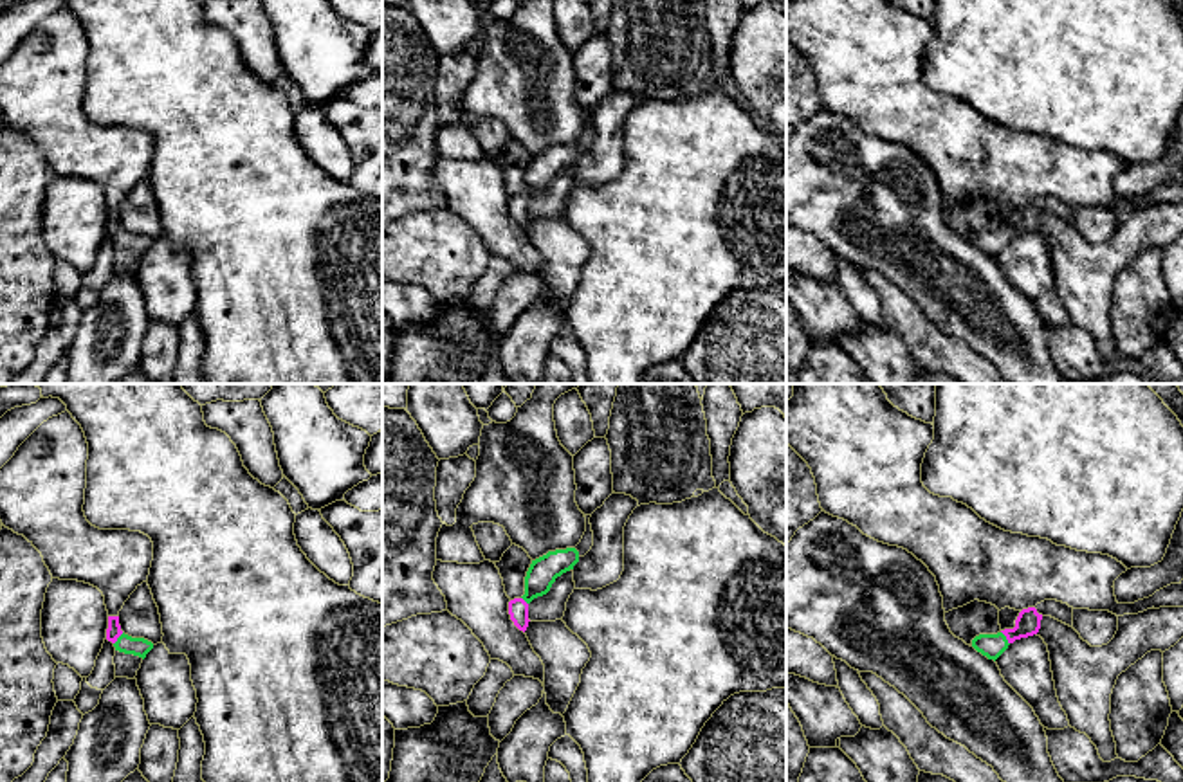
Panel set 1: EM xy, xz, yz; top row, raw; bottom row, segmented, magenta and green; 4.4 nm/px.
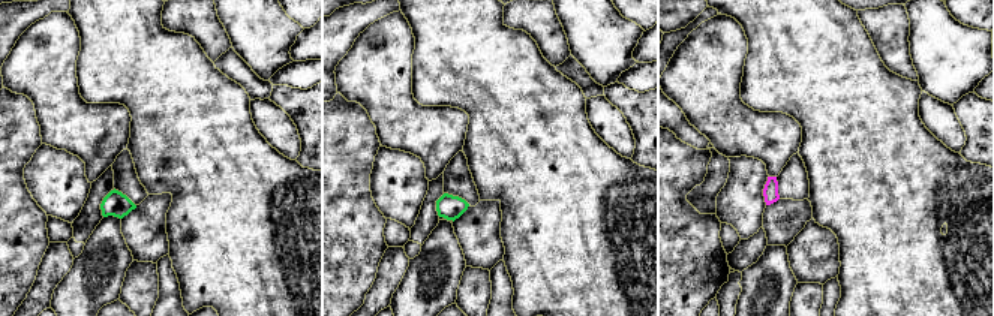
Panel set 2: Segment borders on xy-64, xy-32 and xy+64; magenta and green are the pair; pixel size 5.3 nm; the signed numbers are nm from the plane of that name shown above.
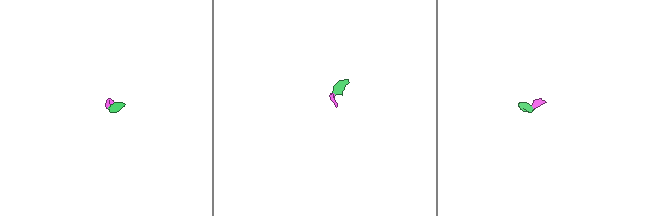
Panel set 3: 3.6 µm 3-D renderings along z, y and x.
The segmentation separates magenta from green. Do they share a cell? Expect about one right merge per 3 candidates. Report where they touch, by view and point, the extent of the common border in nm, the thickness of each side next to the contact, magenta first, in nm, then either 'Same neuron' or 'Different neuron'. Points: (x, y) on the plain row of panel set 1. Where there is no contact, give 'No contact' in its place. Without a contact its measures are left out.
Touches magenta at yz (1007, 235). Shared border 70 nm. Thickness 110 nm (magenta) against 110 nm. Same neuron

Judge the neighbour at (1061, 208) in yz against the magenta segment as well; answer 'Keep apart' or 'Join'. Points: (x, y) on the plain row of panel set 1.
Join

